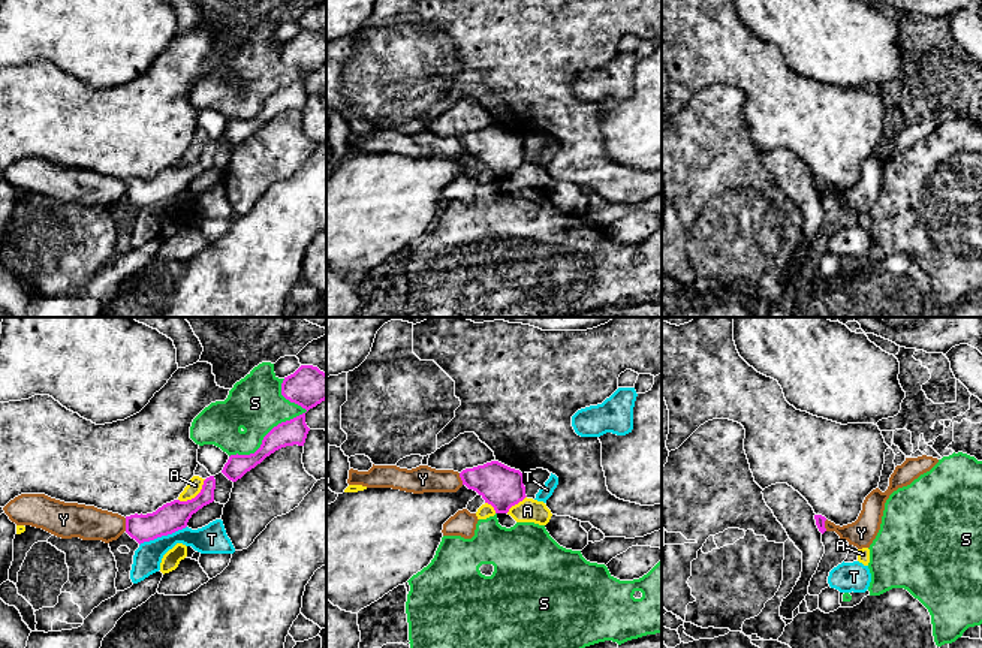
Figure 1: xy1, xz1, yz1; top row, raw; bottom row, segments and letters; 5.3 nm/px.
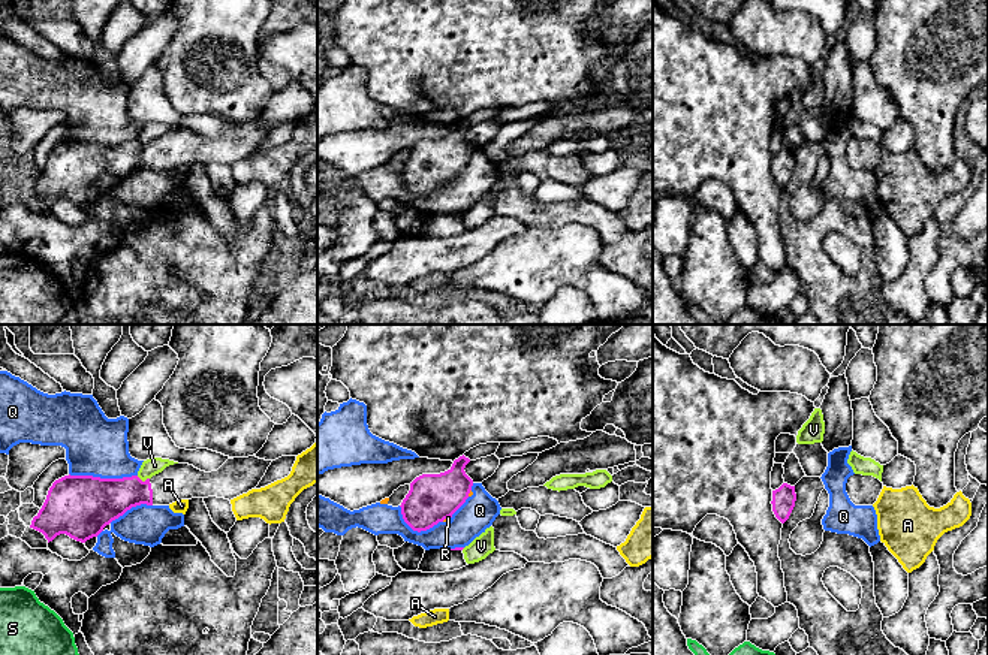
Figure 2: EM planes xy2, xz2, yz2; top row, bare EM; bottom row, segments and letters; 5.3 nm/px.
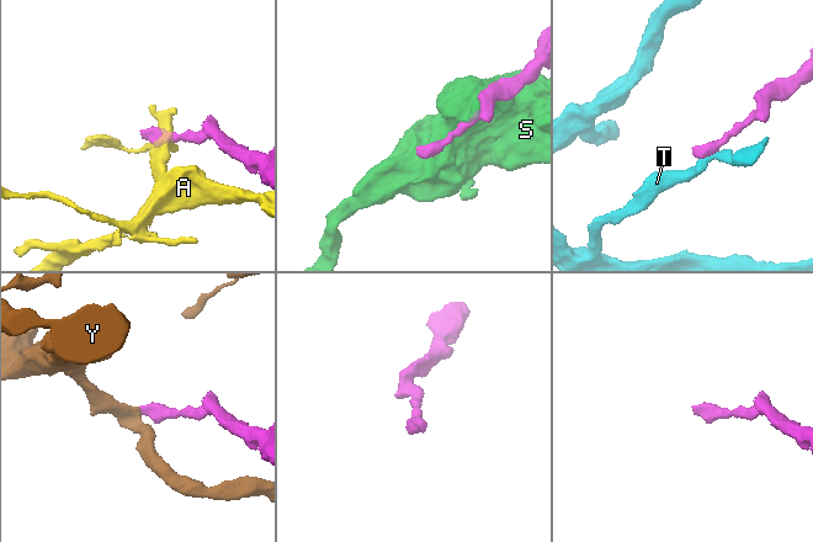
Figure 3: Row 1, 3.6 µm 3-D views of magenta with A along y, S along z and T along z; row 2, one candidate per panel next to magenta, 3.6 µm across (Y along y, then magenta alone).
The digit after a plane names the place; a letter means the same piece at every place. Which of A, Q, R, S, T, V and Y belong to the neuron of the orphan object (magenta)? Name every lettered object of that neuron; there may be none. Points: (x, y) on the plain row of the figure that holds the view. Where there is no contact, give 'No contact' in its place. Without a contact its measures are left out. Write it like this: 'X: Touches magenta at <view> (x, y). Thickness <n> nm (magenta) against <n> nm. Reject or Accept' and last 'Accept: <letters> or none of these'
A: Touches magenta at xy1 (196, 160). Thickness 160 nm (magenta) against 80 nm. Reject
Q: Touches magenta at xy2 (104, 144). Thickness 340 nm (magenta) against 320 nm. Reject
R: Touches magenta at xz2 (445, 183). Thickness 260 nm (magenta) against 20 nm. Reject
S: Touches magenta at xy1 (286, 86). Thickness 220 nm (magenta) against 300 nm. Reject
T: Touches magenta at xy1 (162, 199). Thickness 160 nm (magenta) against 150 nm. Reject
V: Touches magenta at xy2 (141, 145). Thickness 240 nm (magenta) against 90 nm. Reject
Y: Touches magenta at xy1 (126, 189). Thickness 160 nm (magenta) against 190 nm. Reject
Accept: none of these

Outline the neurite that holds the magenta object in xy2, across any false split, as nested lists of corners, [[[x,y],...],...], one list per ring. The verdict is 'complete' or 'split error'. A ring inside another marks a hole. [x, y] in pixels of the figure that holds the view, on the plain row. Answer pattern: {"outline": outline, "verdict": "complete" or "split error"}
{"outline": [[[254,120],[234,123],[211,138],[189,129],[174,129],[145,147],[138,141],[100,144],[69,139],[52,148],[30,193],[42,197],[48,208],[60,199],[85,208],[141,169],[169,170],[208,162],[231,166],[254,154],[271,127]]], "verdict": "split error"}

